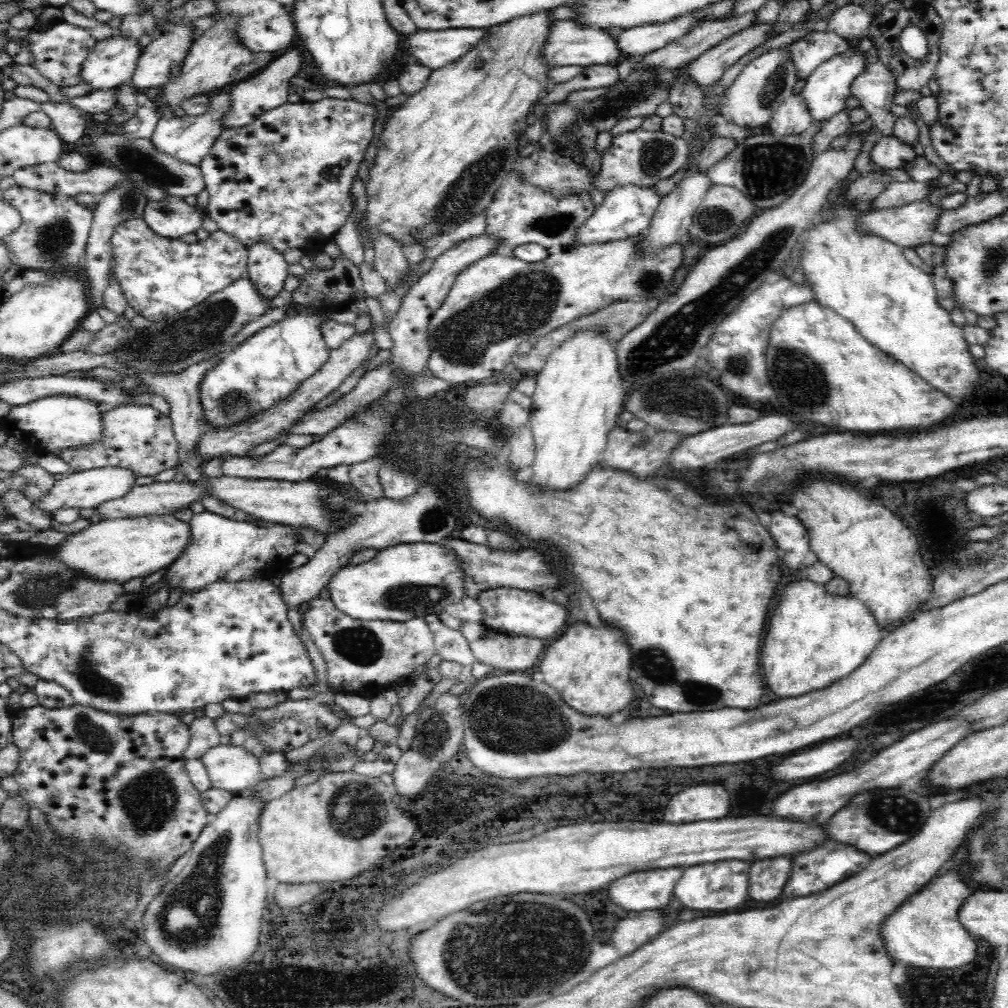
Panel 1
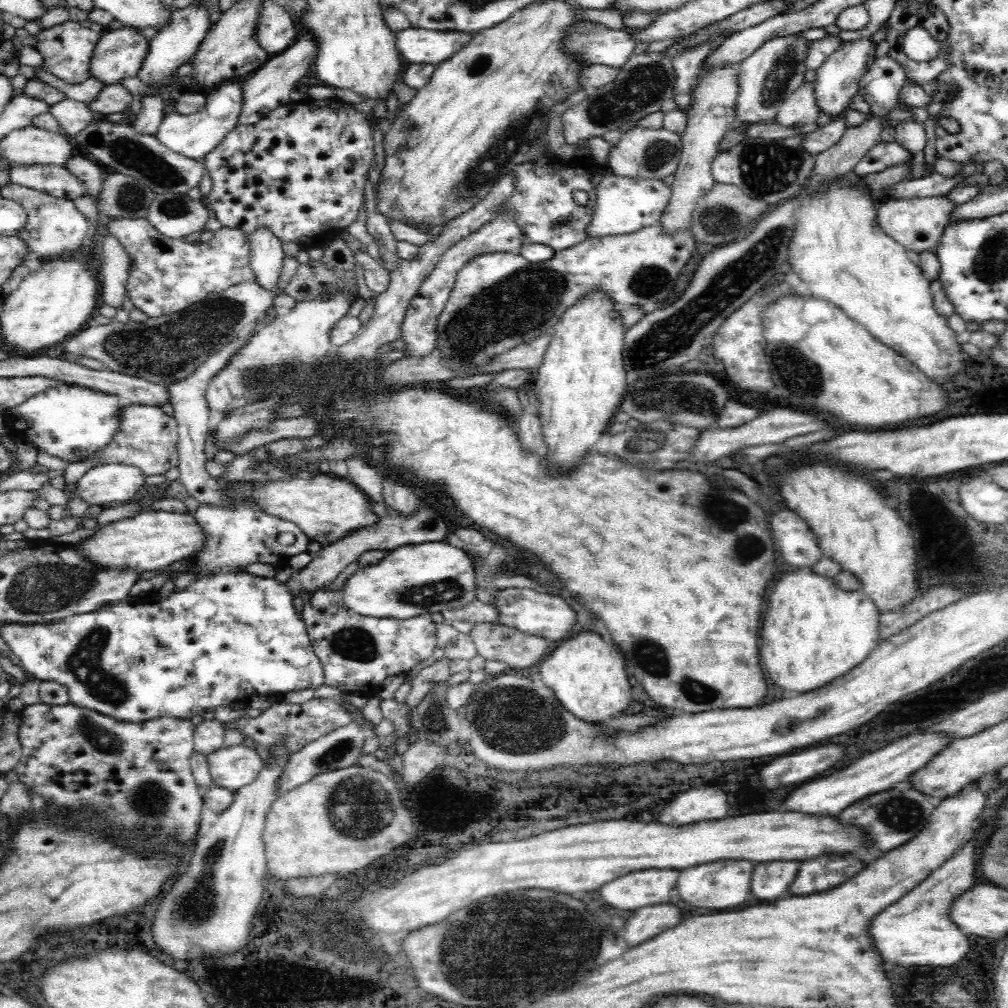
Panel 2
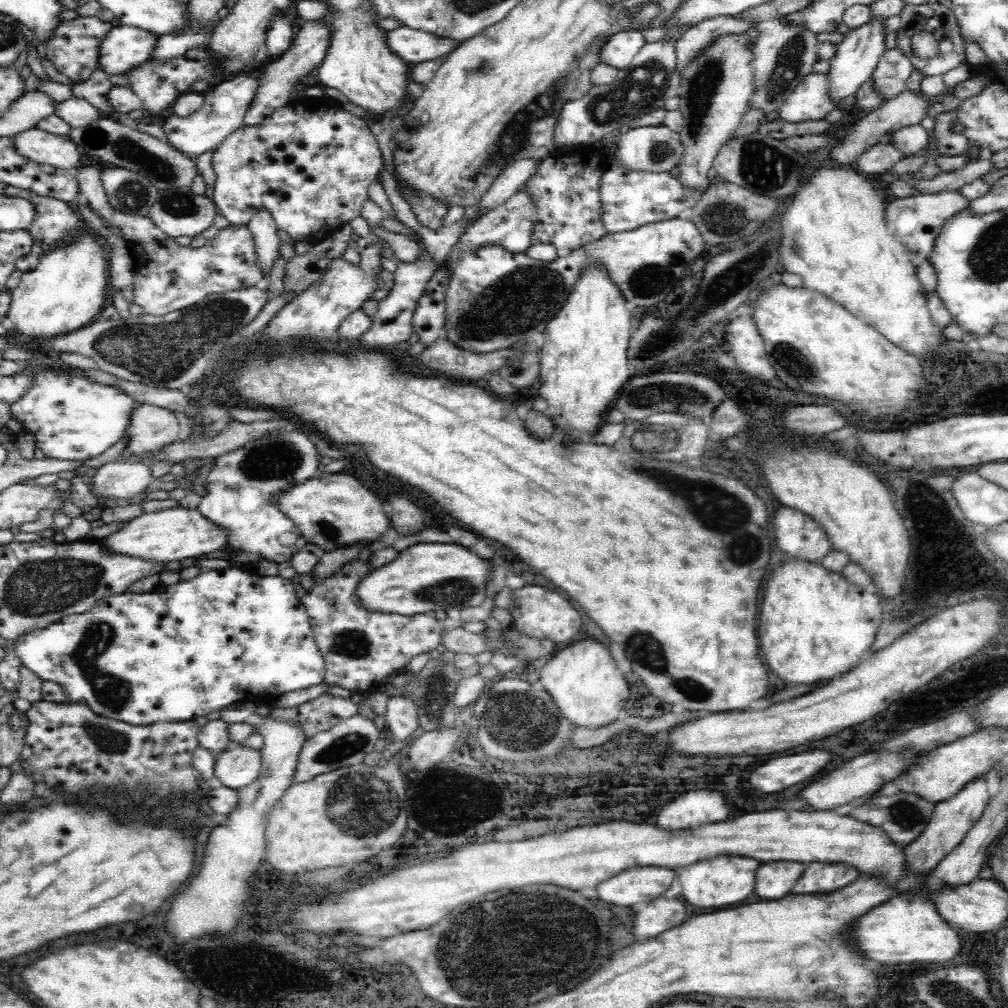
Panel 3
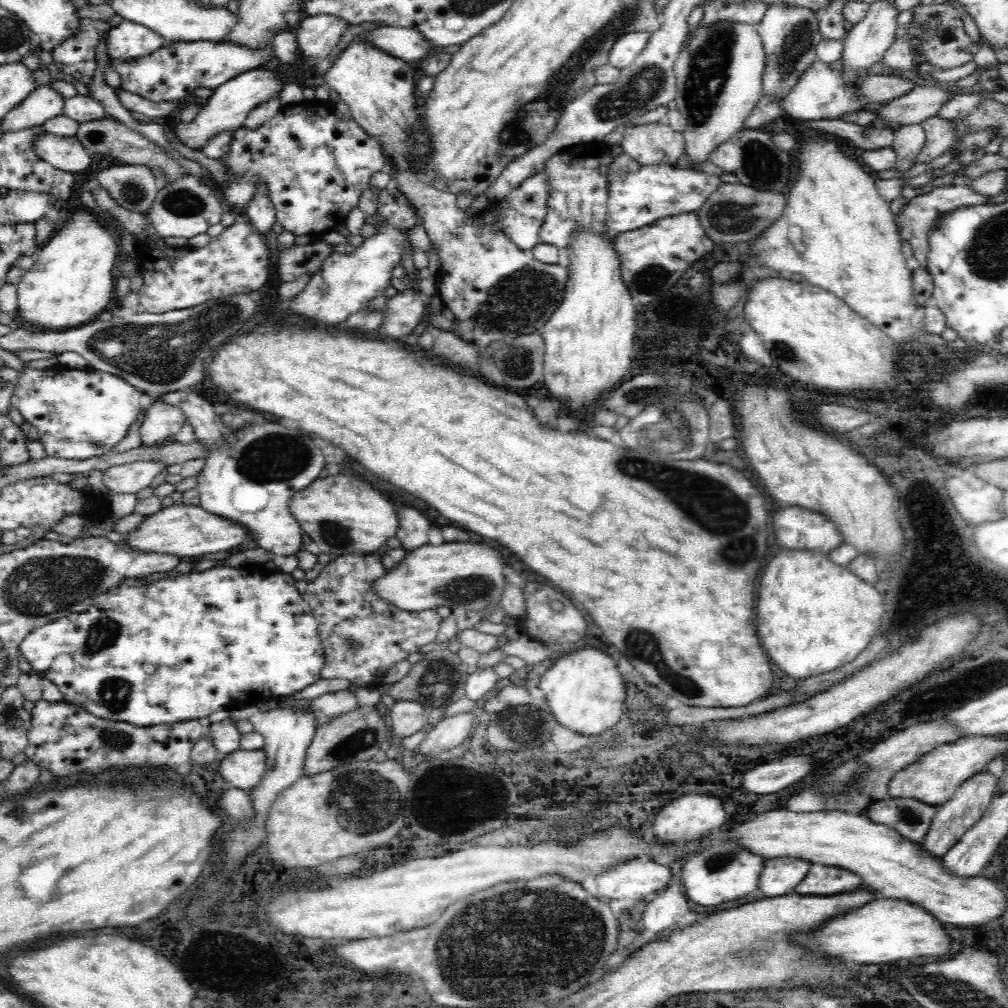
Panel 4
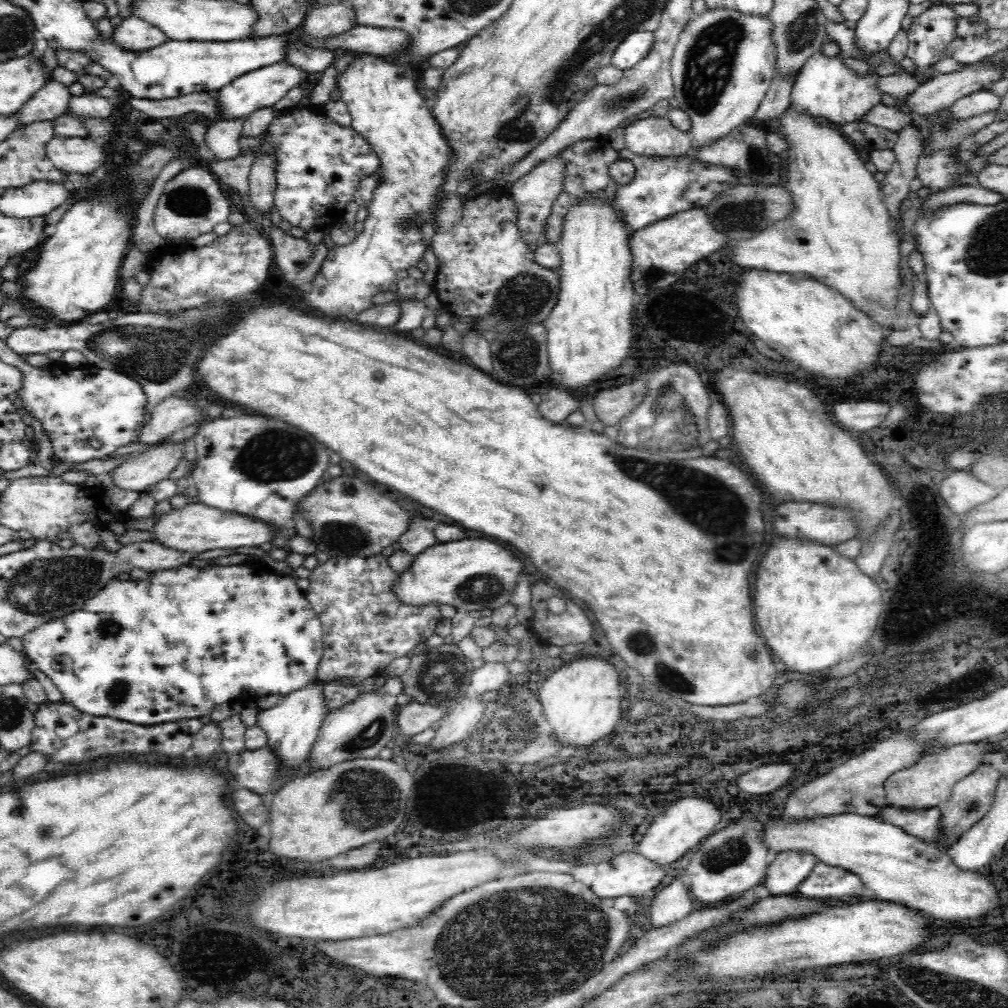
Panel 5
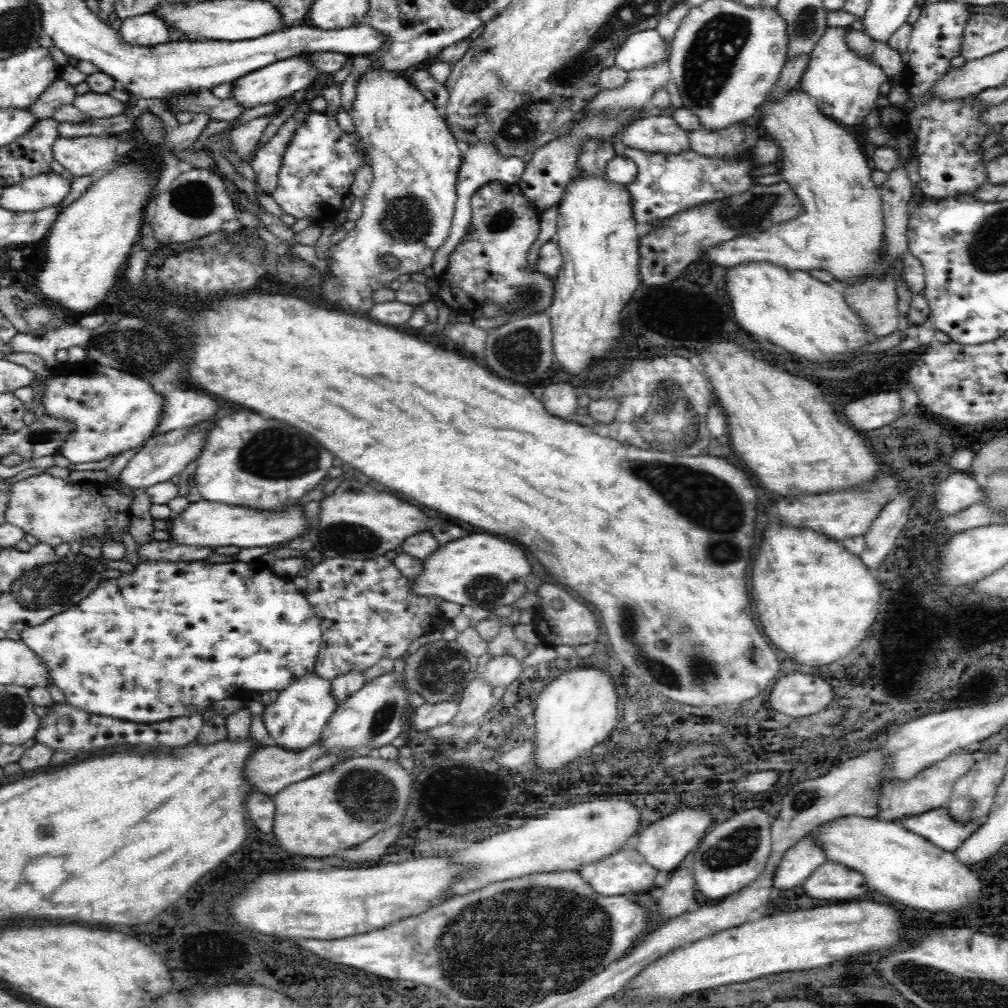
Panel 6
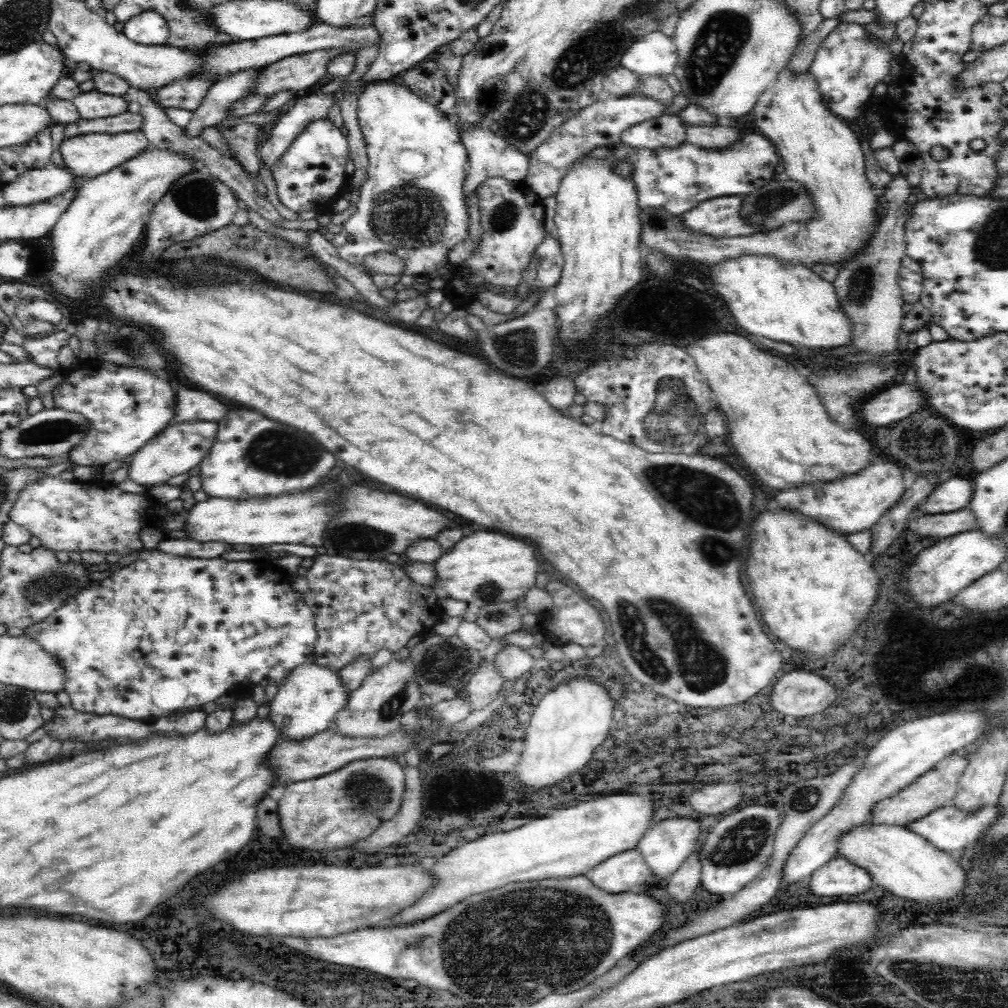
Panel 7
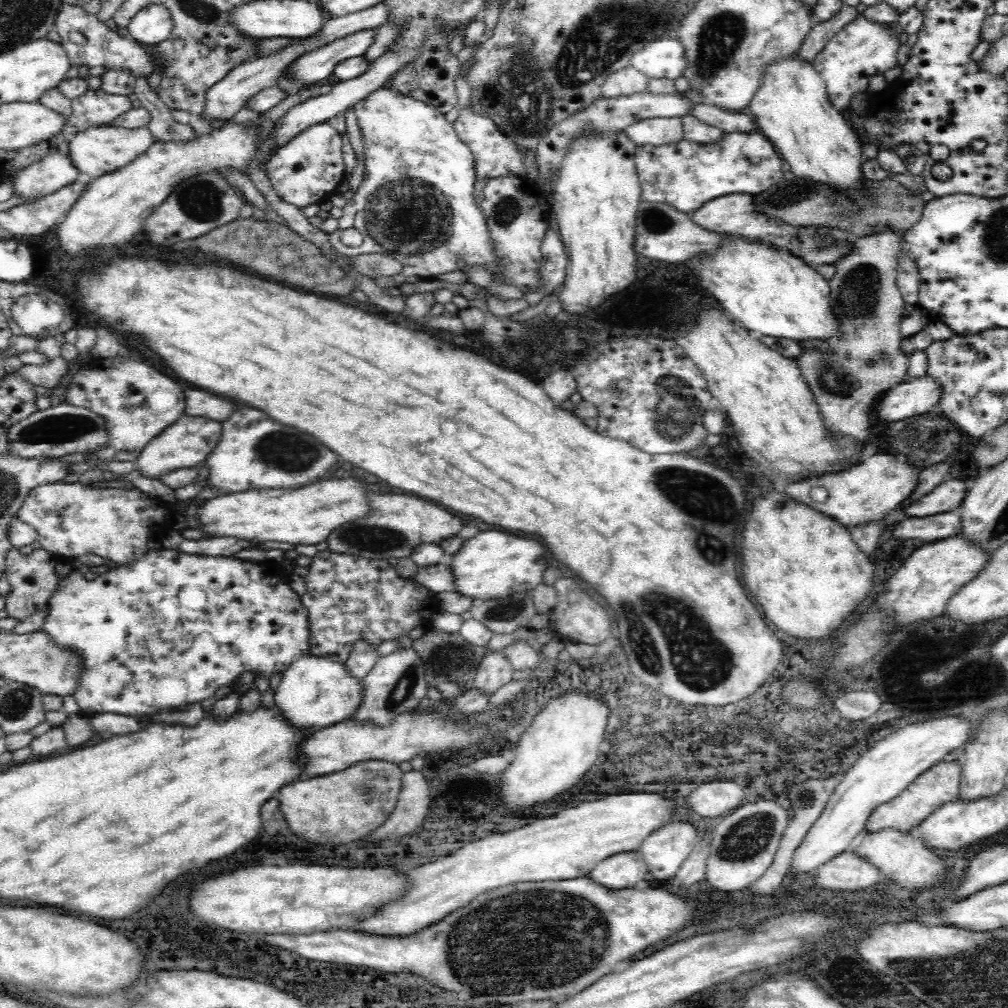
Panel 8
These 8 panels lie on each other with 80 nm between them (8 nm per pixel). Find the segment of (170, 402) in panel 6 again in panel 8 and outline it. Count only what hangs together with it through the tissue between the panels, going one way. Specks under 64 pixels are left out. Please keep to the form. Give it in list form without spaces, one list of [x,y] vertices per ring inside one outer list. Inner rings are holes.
[[[184,390],[184,415],[222,423],[239,406],[233,400],[201,390]]]

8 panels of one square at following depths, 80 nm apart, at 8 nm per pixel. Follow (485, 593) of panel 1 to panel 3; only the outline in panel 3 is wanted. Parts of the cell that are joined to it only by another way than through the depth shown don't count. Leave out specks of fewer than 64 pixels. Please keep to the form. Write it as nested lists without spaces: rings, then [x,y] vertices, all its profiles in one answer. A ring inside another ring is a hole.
[[[526,584],[522,588],[511,590],[510,596],[512,601],[506,610],[512,617],[511,626],[530,638],[545,638],[554,644],[565,642],[577,634],[582,624],[578,610],[552,590]]]

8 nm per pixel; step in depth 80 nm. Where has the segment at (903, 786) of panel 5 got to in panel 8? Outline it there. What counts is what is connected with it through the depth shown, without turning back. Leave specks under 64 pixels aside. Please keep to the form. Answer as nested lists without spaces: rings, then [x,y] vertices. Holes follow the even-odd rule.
[[[942,760],[913,780],[896,798],[880,804],[868,817],[865,830],[879,832],[882,828],[895,828],[900,832],[911,832],[922,820],[930,816],[946,801],[955,801],[959,796],[962,765],[957,760]]]

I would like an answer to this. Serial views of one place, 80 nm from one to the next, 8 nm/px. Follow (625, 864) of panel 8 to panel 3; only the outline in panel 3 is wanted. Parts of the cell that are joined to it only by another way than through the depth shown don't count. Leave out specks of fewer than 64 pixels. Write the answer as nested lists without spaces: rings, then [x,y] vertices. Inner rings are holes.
[[[652,865],[636,866],[610,877],[598,884],[598,894],[604,902],[616,906],[632,906],[636,902],[650,902],[672,886],[676,878],[674,870]]]

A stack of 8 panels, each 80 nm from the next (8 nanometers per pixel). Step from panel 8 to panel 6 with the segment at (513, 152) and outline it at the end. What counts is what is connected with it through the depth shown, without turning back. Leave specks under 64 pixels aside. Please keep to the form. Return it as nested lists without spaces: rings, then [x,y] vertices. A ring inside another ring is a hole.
[[[475,142],[473,145],[469,146],[469,150],[466,152],[466,158],[463,159],[459,168],[459,174],[457,175],[457,204],[454,207],[450,233],[448,238],[442,243],[442,246],[438,246],[436,252],[434,252],[434,256],[432,256],[431,266],[433,272],[438,276],[442,274],[442,270],[446,269],[448,255],[454,250],[454,246],[465,236],[473,214],[472,209],[470,209],[472,196],[474,196],[484,184],[489,184],[492,180],[502,180],[505,184],[518,183],[524,170],[525,163],[521,158],[501,157],[499,156],[498,149],[496,149],[494,145],[484,145],[484,143]]]

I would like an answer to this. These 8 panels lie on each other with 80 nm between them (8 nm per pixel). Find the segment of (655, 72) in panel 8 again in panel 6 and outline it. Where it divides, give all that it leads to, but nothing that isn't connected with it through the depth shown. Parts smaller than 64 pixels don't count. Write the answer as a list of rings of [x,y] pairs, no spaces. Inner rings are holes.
[[[654,28],[635,32],[626,39],[615,56],[614,64],[630,72],[636,68],[652,66],[658,60],[671,56],[671,47],[664,43],[664,39]]]

